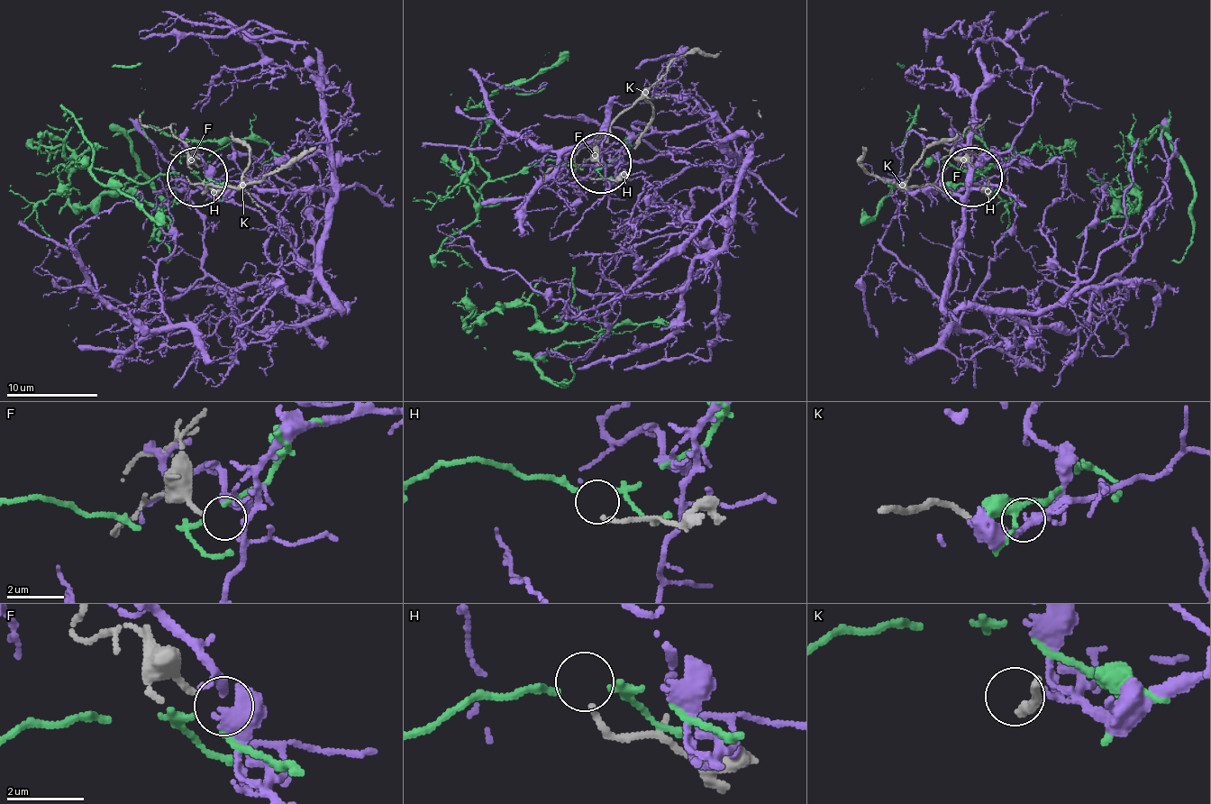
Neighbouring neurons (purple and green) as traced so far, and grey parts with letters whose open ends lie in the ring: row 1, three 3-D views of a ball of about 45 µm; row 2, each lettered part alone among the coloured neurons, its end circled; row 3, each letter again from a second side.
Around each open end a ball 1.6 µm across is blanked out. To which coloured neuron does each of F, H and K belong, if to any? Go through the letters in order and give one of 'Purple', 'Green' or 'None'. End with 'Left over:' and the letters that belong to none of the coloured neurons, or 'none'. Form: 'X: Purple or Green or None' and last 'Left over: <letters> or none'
F: None
H: Green
K: None
Left over: F, K

